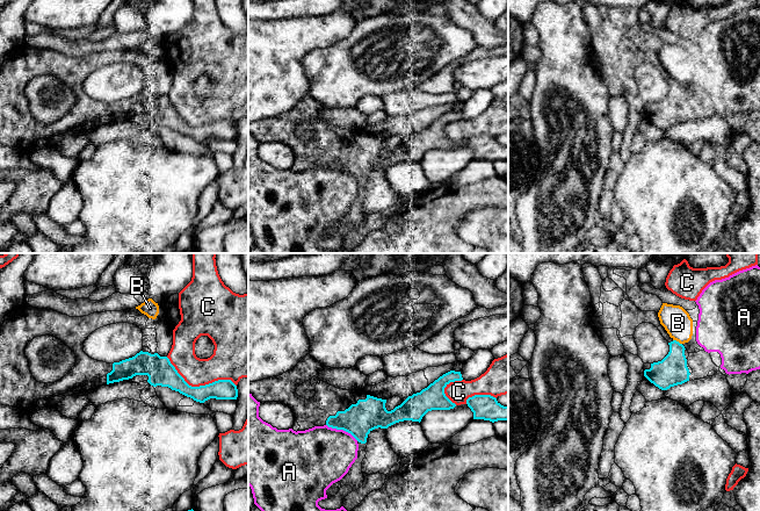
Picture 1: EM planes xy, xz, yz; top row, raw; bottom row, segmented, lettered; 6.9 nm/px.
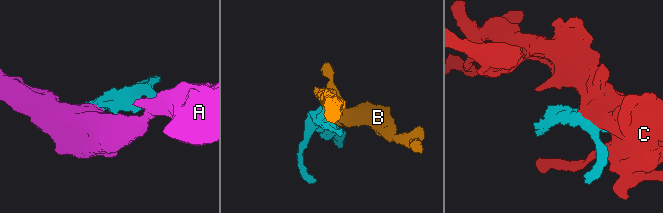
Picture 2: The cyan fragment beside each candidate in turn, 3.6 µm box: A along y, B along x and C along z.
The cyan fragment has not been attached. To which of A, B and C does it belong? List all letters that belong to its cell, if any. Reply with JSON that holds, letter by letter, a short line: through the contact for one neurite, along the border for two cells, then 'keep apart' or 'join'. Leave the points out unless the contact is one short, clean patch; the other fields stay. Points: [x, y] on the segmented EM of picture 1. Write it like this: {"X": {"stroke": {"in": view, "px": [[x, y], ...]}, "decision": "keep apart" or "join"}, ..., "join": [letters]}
{"A": {"stroke": {"in": "xz", "px": [[326, 424], [349, 432], [357, 440]]}, "decision": "keep apart"}, "B": {"decision": "keep apart"}, "C": {"decision": "keep apart"}, "join": []}

